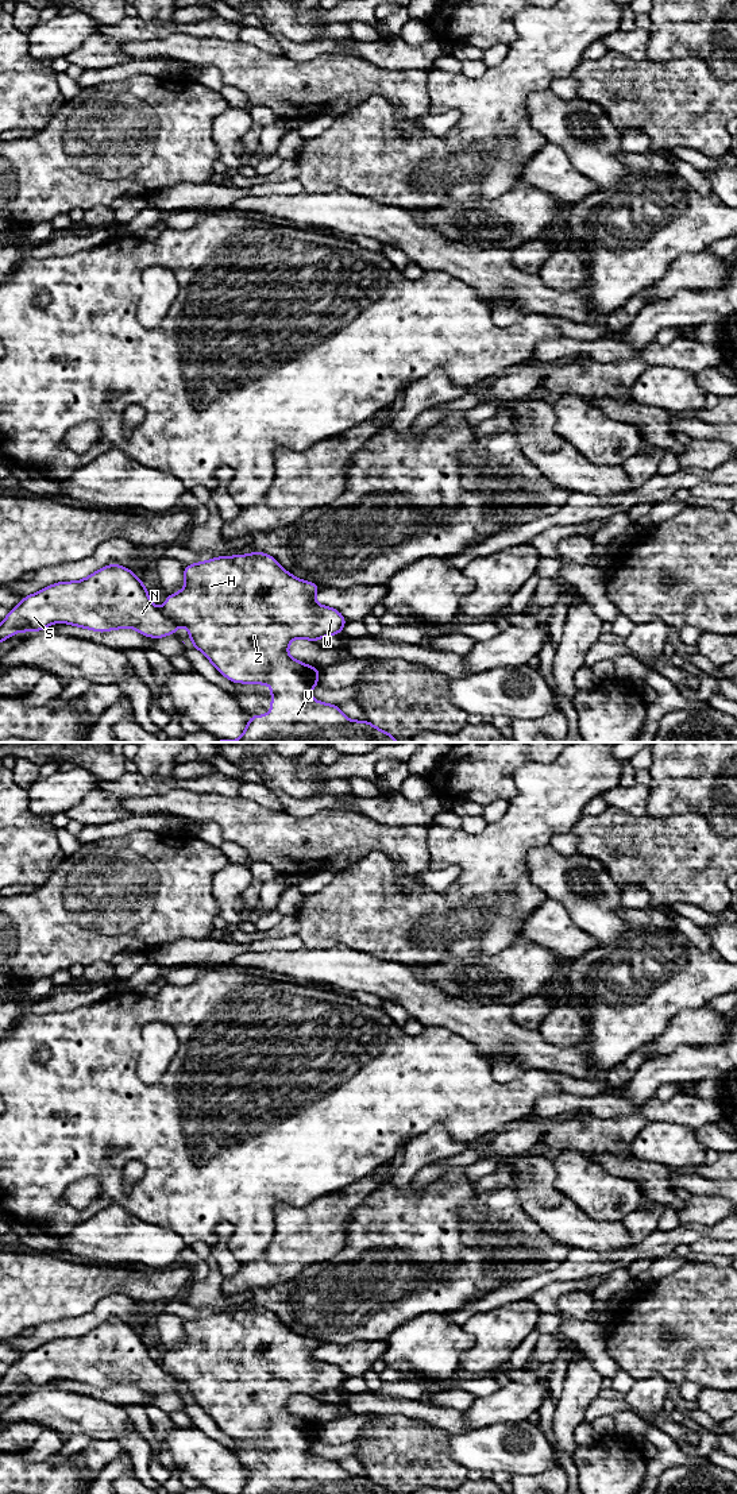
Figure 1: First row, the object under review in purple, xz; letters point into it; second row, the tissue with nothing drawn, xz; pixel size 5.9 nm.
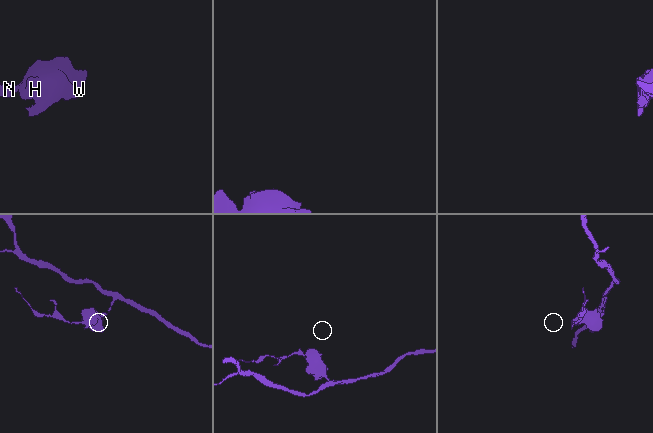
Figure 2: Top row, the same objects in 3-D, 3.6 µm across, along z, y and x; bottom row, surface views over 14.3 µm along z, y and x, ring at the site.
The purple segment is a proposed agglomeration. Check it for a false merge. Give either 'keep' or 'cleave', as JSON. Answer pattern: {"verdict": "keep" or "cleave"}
{"verdict": "cleave"}

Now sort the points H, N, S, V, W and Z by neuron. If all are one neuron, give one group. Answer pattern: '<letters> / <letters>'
H V W Z / N S

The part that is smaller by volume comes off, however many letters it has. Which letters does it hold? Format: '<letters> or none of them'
N, S

